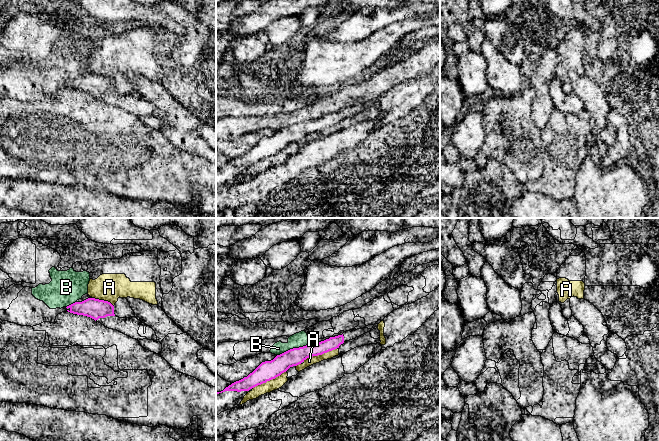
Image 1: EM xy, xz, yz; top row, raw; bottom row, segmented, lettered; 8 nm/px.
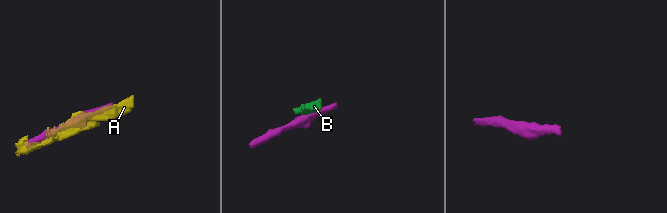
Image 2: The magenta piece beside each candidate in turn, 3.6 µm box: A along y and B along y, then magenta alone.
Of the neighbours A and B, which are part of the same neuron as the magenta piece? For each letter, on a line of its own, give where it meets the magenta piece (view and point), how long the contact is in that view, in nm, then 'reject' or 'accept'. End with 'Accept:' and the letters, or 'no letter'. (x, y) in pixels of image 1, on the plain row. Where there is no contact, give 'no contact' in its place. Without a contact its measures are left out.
A: meets magenta in xz at (320, 130); contact 300 nm long; reject
B: meets magenta in xz at (293, 124); contact 260 nm long; reject
Accept: no letter

